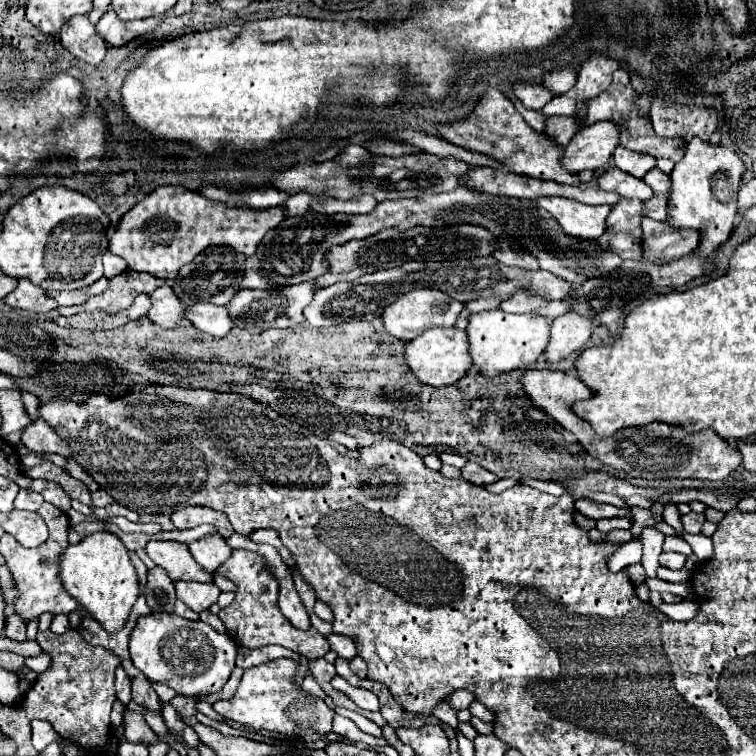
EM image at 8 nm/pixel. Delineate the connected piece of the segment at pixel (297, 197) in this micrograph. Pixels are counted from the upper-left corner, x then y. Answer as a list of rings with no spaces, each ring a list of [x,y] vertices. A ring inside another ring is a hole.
[[[300,192],[300,194],[294,194],[290,196],[284,204],[280,204],[284,210],[286,210],[286,218],[292,218],[292,216],[300,216],[300,214],[306,214],[308,212],[308,206],[310,202],[314,200],[316,196],[310,196],[306,192]]]

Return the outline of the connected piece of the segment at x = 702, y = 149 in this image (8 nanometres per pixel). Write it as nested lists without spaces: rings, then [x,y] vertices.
[[[692,140],[686,146],[684,158],[674,166],[668,192],[668,218],[672,228],[692,228],[698,230],[700,242],[694,250],[696,258],[708,258],[716,248],[720,248],[732,234],[738,212],[736,194],[740,188],[740,178],[744,172],[744,162],[734,150],[724,146],[712,146],[708,142]]]

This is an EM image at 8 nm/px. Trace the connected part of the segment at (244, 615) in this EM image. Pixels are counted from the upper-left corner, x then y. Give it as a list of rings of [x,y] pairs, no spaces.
[[[234,550],[232,558],[228,562],[224,562],[224,566],[220,566],[218,572],[236,584],[234,602],[230,606],[222,608],[218,616],[224,622],[224,626],[228,628],[228,634],[238,644],[242,644],[246,648],[280,644],[280,646],[304,656],[306,660],[322,658],[330,650],[328,640],[322,634],[318,634],[314,628],[300,632],[288,622],[288,618],[284,618],[284,614],[278,608],[276,580],[272,578],[272,574],[268,574],[268,570],[264,570],[264,560],[258,554],[252,554],[248,550]]]

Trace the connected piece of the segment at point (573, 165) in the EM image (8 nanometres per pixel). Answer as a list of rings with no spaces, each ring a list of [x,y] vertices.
[[[598,122],[584,126],[562,150],[560,166],[572,174],[582,170],[602,170],[610,164],[612,150],[618,146],[616,126],[612,122]]]

